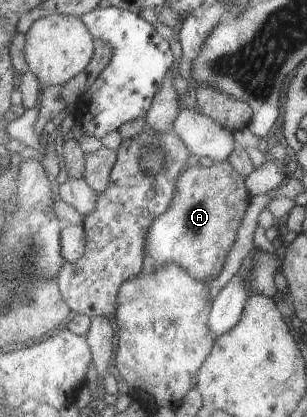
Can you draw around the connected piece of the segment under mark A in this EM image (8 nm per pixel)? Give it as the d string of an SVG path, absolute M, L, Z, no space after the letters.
M216 161L212 166L206 168L197 164L191 168L186 169L178 180L176 180L176 196L172 200L172 206L158 216L154 220L154 224L148 230L148 238L146 238L146 254L154 260L154 270L162 270L168 268L166 264L176 262L180 264L190 276L195 277L196 280L214 280L217 278L224 262L228 258L228 252L236 240L236 234L242 226L244 214L250 206L252 194L250 194L247 184L250 178L246 178L227 161Z

